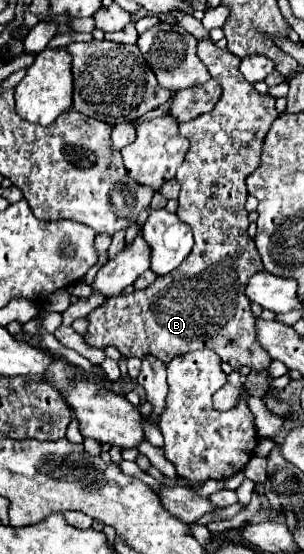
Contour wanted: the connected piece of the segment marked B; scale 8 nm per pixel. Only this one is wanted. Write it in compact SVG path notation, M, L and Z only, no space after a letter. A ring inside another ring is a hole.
M211 38L199 42L197 56L207 66L211 78L215 78L221 84L223 92L211 112L179 124L179 134L185 136L191 142L191 146L185 156L185 162L177 170L177 180L181 184L177 216L191 226L195 246L179 268L165 276L159 276L149 288L135 290L127 296L119 294L107 298L99 308L95 308L87 316L89 332L85 340L95 348L115 346L125 356L143 358L143 354L153 354L165 364L179 354L209 348L217 352L219 358L223 362L229 362L233 368L249 366L251 370L261 372L267 370L271 358L255 340L255 316L251 312L251 302L245 296L247 280L255 272L263 270L255 242L247 234L249 220L245 200L249 192L245 180L247 176L251 176L251 172L255 172L255 168L259 168L263 140L279 114L275 110L275 98L271 98L269 94L259 94L249 82L243 80L243 74L239 72L241 58L235 58L235 54L231 54L225 48L217 48Z

